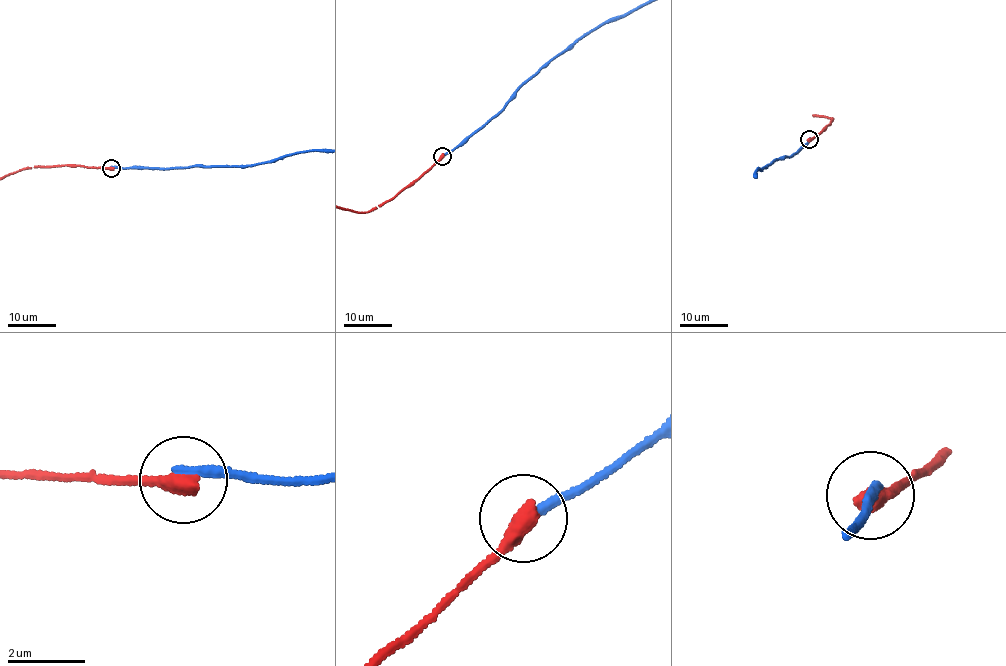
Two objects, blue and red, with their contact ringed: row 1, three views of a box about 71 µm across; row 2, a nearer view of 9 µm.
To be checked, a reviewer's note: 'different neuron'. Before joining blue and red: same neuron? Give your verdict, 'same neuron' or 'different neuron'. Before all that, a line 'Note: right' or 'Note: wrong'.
Note: right
different neuron

